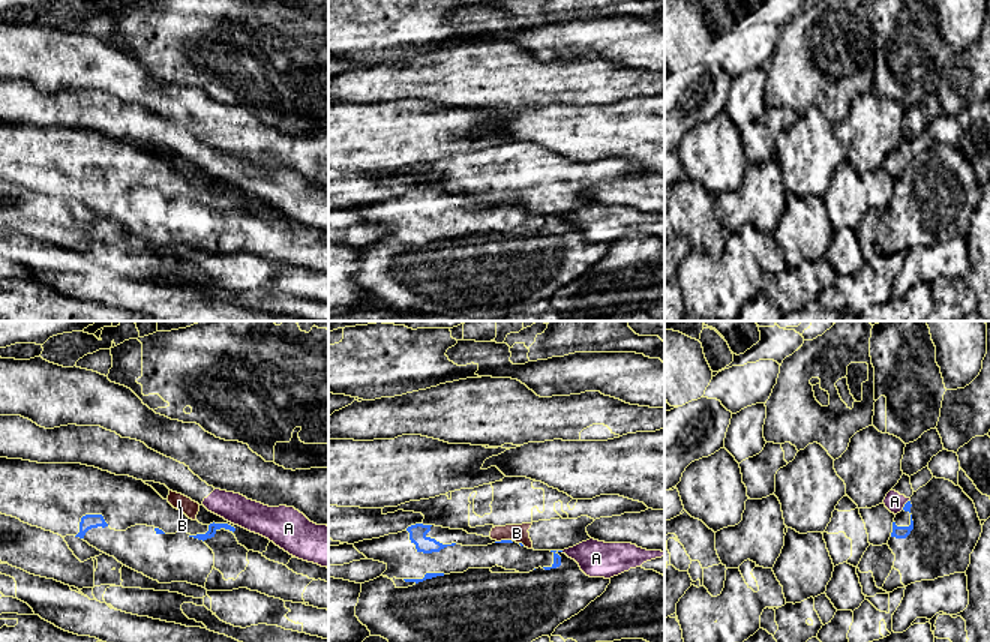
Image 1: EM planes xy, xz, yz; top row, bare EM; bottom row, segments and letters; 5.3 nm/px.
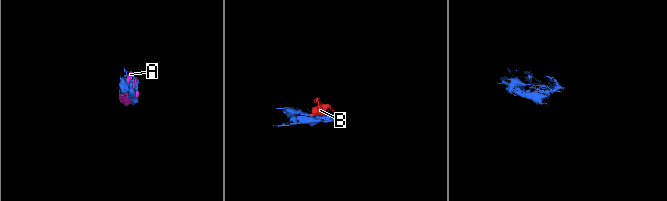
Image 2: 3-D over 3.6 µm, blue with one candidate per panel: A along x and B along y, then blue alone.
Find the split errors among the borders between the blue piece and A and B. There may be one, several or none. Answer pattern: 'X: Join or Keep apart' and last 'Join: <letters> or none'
A: Keep apart
B: Keep apart
Join: none

